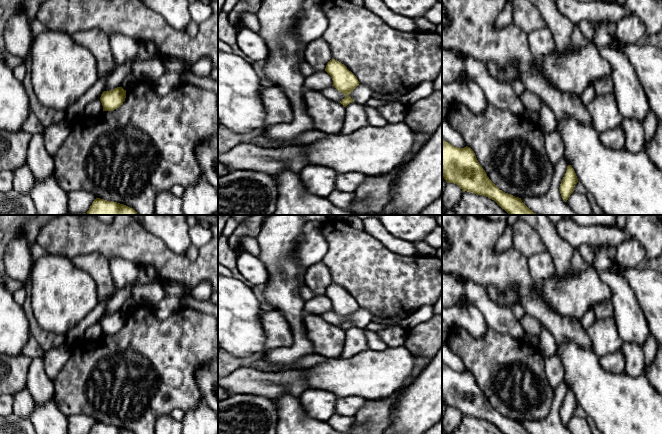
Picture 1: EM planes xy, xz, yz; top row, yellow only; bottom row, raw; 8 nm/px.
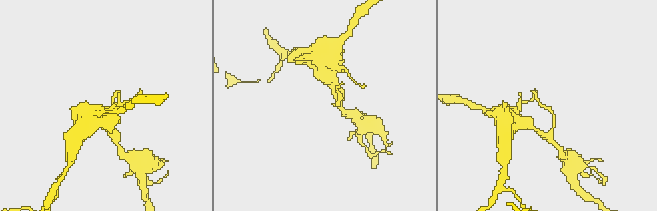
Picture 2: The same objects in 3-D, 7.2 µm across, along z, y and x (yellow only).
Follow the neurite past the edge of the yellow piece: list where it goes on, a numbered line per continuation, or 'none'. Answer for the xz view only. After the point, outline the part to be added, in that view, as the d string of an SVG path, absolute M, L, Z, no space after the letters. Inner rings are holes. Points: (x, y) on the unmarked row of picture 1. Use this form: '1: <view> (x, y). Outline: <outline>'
none

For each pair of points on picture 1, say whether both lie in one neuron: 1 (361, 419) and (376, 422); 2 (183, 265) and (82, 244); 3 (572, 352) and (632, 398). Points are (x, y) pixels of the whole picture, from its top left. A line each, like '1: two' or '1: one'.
1: one
2: one
3: one

